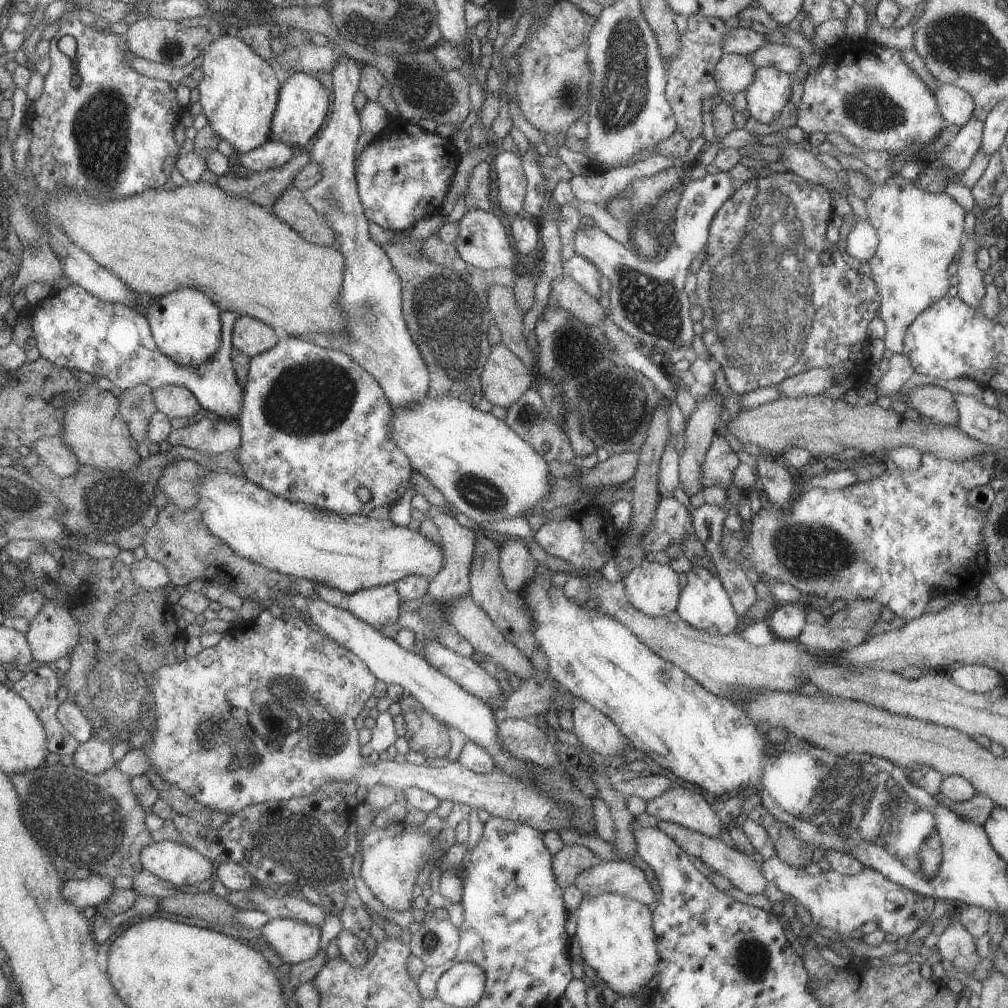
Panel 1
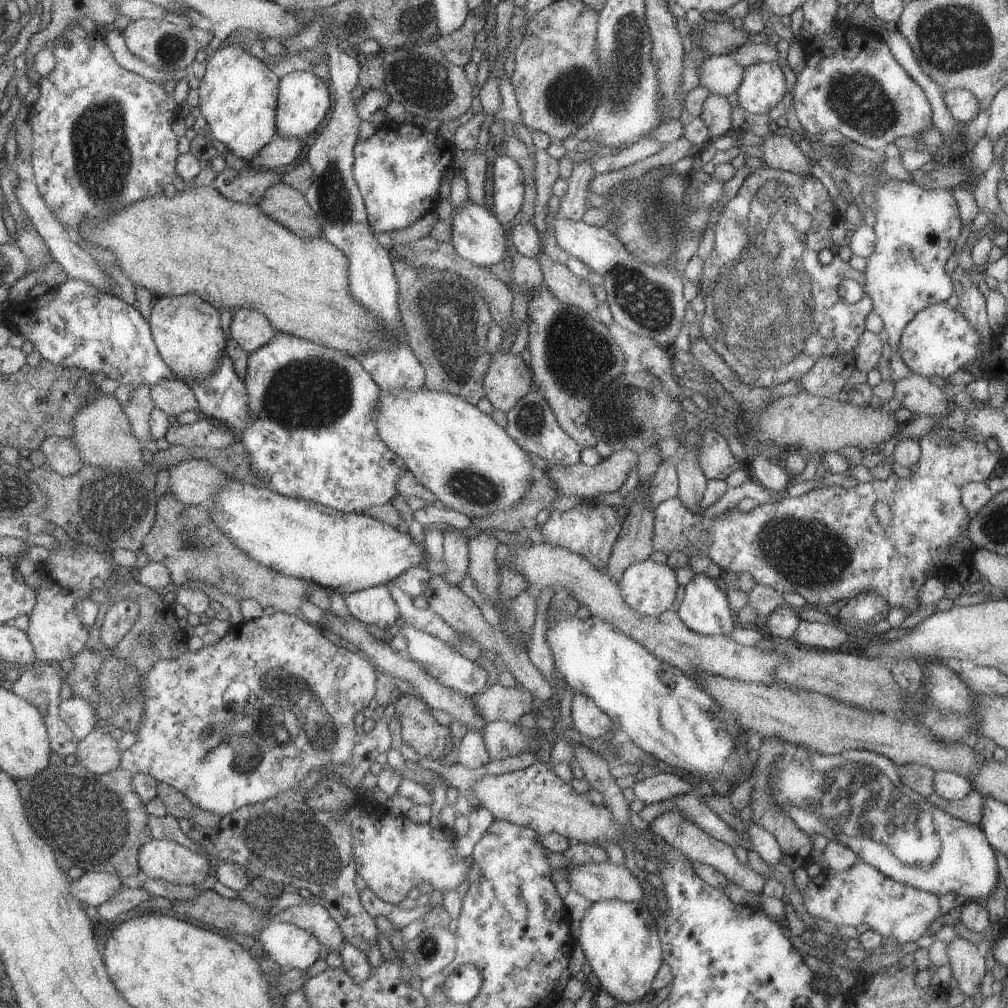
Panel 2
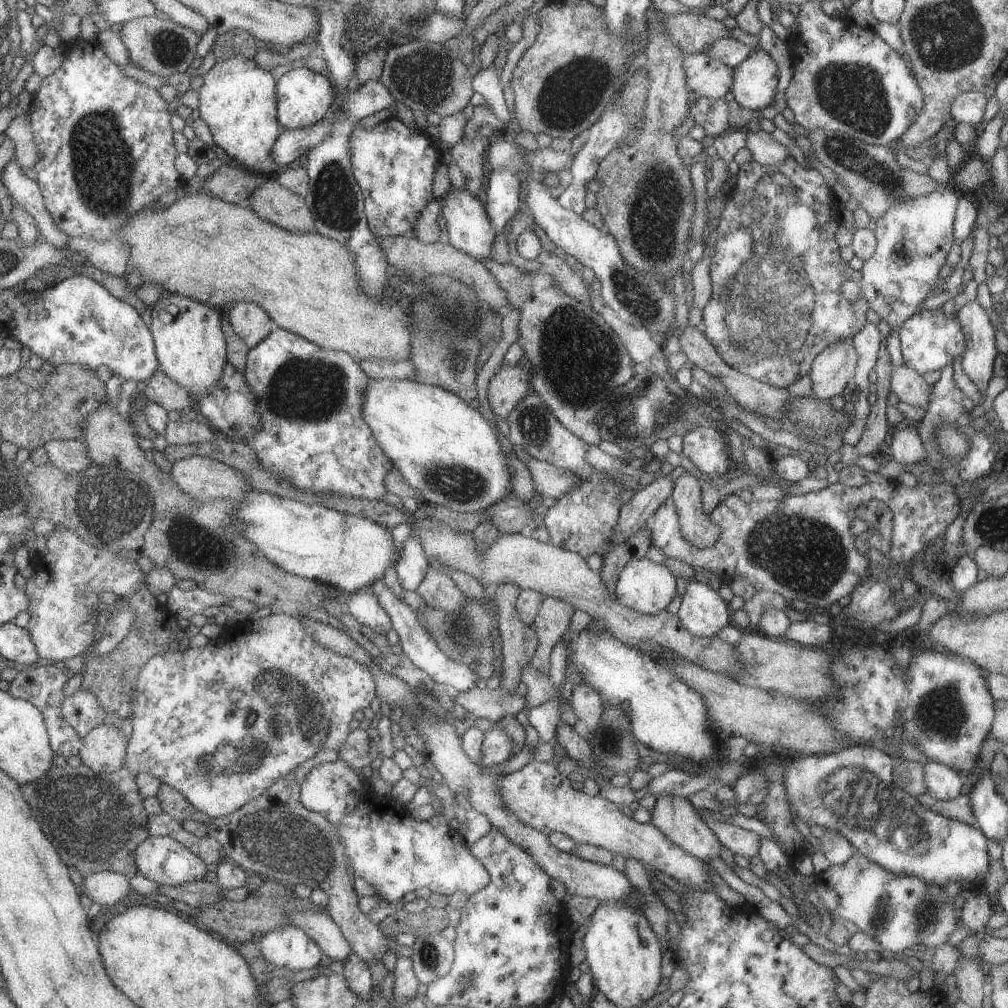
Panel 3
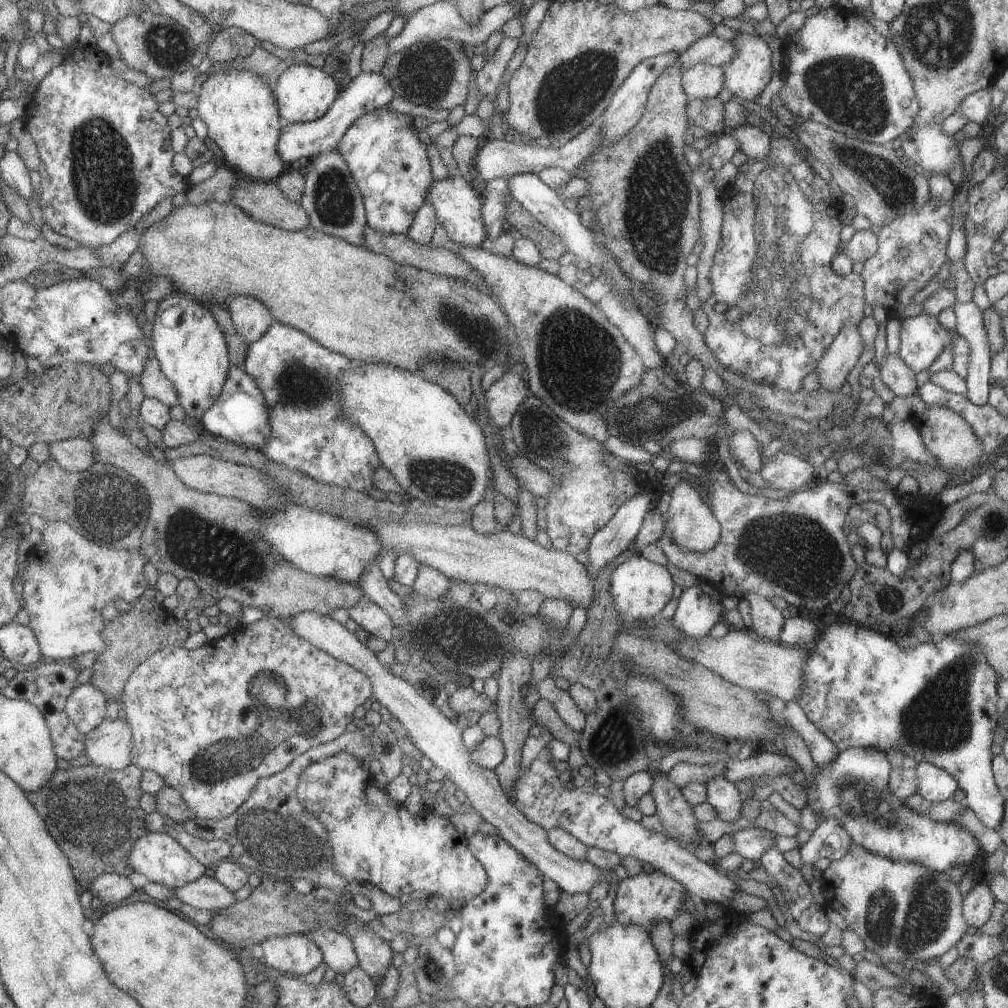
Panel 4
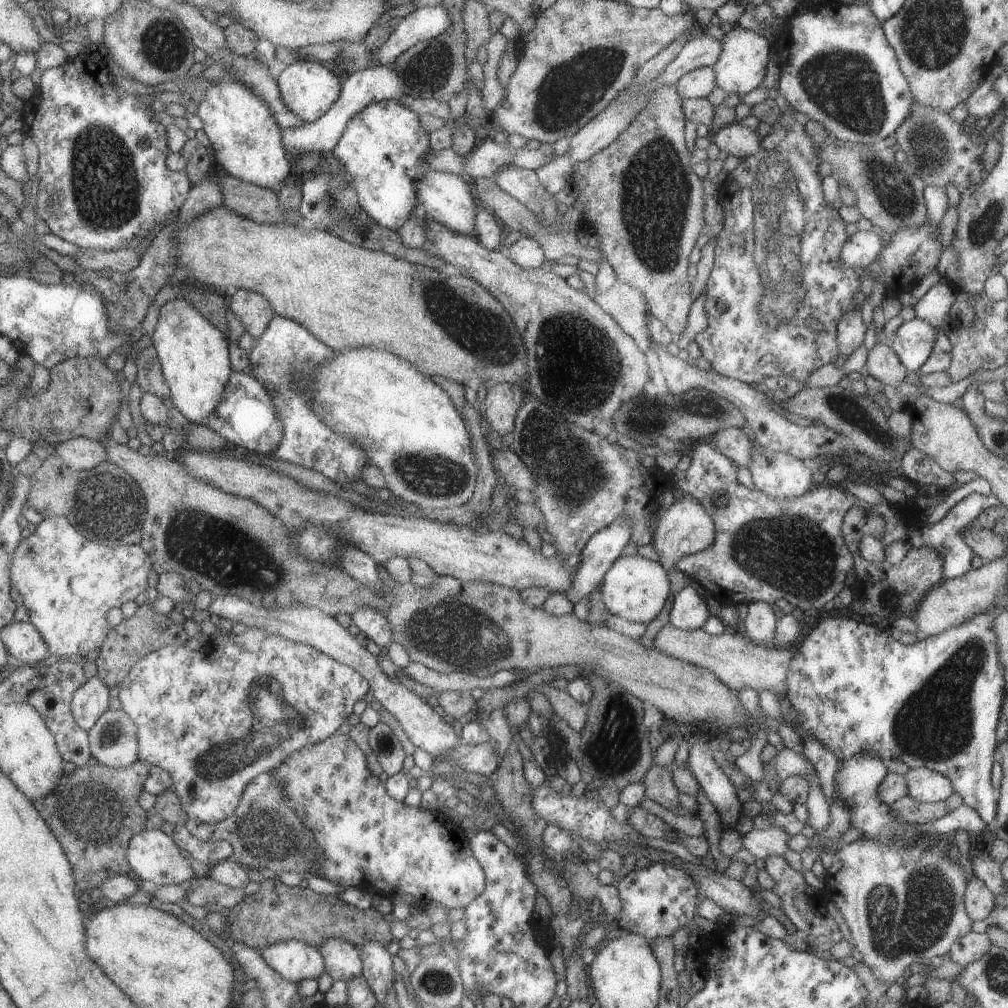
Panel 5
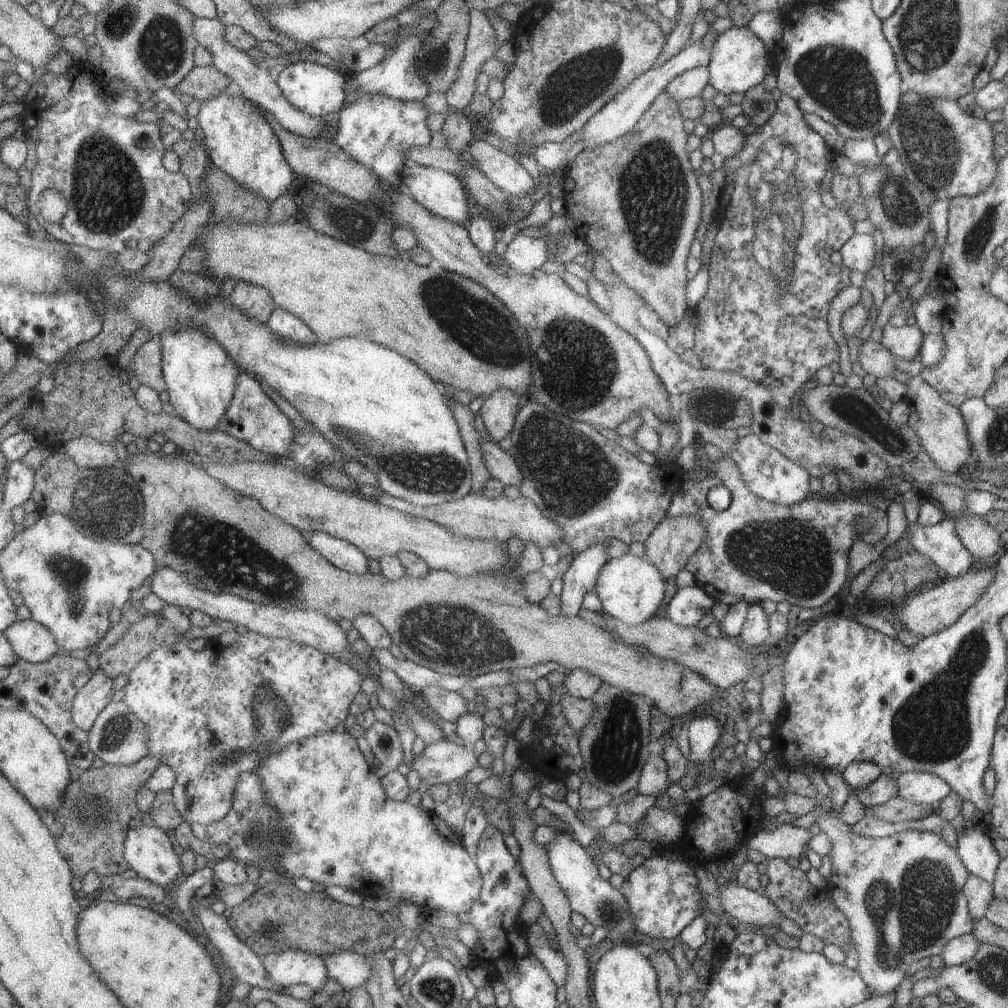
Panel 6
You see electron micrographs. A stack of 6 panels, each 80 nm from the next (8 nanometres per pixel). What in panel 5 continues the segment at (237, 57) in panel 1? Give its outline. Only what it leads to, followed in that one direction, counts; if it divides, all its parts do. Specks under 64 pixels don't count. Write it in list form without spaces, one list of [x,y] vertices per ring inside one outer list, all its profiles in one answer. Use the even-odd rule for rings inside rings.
[[[229,77],[213,81],[206,88],[203,98],[197,104],[196,115],[202,122],[203,132],[211,144],[212,156],[219,163],[219,166],[223,166],[225,172],[232,177],[272,190],[277,194],[286,183],[287,176],[291,174],[291,166],[280,139],[281,130],[276,125],[267,105],[249,89]]]

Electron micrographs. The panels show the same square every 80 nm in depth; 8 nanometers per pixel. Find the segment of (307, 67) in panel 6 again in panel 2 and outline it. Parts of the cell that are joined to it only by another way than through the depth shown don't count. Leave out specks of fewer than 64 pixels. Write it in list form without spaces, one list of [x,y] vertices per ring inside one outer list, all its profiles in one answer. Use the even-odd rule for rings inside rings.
[[[292,71],[279,79],[274,118],[277,136],[303,140],[306,134],[313,132],[329,112],[332,100],[327,92],[323,79],[309,71]]]

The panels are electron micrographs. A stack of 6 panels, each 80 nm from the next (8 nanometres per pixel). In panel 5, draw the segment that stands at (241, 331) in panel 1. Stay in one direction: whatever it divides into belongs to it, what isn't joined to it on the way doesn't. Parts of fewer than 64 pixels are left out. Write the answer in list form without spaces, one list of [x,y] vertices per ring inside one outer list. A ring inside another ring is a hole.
[[[245,289],[235,290],[229,301],[229,308],[253,340],[263,334],[274,315],[267,298]]]

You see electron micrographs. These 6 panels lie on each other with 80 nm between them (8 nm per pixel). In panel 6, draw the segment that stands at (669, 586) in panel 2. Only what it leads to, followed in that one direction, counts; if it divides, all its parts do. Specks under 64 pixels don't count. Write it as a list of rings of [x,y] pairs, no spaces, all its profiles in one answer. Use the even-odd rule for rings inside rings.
[[[628,552],[605,561],[599,569],[593,590],[598,596],[603,612],[629,626],[642,623],[657,612],[659,602],[665,594],[665,581],[645,558],[637,558]]]

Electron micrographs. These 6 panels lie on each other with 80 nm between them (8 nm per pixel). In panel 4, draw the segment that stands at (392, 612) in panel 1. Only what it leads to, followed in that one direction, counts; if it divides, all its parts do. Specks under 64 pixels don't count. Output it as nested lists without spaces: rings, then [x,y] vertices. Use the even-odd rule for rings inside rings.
[[[361,595],[347,611],[348,618],[359,626],[359,630],[369,632],[375,638],[381,638],[387,644],[394,638],[391,619],[380,606],[369,600],[367,595]]]

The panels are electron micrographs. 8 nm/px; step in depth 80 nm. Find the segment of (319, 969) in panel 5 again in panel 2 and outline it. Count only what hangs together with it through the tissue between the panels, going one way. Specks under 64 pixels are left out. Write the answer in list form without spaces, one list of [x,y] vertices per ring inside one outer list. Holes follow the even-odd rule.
[[[269,920],[268,925],[260,930],[258,939],[264,953],[283,969],[306,971],[318,959],[320,942],[309,931],[297,928],[295,925]]]

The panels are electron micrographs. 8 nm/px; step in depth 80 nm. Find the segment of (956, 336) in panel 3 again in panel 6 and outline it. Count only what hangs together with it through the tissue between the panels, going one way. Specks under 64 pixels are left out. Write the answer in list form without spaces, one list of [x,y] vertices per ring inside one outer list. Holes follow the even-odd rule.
[[[887,323],[882,328],[882,336],[879,342],[892,356],[899,356],[905,360],[913,360],[922,345],[923,335],[920,328],[903,325],[894,327]]]

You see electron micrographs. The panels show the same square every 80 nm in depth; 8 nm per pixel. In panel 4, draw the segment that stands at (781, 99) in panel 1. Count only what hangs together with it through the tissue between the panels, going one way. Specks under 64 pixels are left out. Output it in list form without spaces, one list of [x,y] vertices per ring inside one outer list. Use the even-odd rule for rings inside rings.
[[[737,33],[730,42],[734,46],[735,52],[730,61],[721,66],[723,87],[727,88],[732,95],[743,100],[754,101],[765,84],[769,82],[773,72],[771,67],[771,50],[759,35]]]

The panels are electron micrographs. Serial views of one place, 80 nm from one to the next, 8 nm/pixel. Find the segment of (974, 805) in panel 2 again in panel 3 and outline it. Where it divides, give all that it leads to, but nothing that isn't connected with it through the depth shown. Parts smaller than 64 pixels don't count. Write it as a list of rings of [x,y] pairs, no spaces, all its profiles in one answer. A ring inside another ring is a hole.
[[[923,793],[914,796],[914,800],[931,812],[941,815],[943,818],[962,822],[976,828],[976,820],[972,813],[968,795],[957,795],[951,800],[940,801],[931,797],[930,794]]]

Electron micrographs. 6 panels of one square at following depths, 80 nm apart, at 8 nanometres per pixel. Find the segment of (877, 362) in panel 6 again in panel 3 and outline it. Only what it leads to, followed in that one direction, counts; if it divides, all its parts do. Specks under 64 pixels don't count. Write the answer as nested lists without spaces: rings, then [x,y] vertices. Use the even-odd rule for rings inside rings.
[[[901,363],[892,366],[889,384],[890,391],[896,394],[899,401],[926,410],[930,386],[923,381],[921,375]]]

